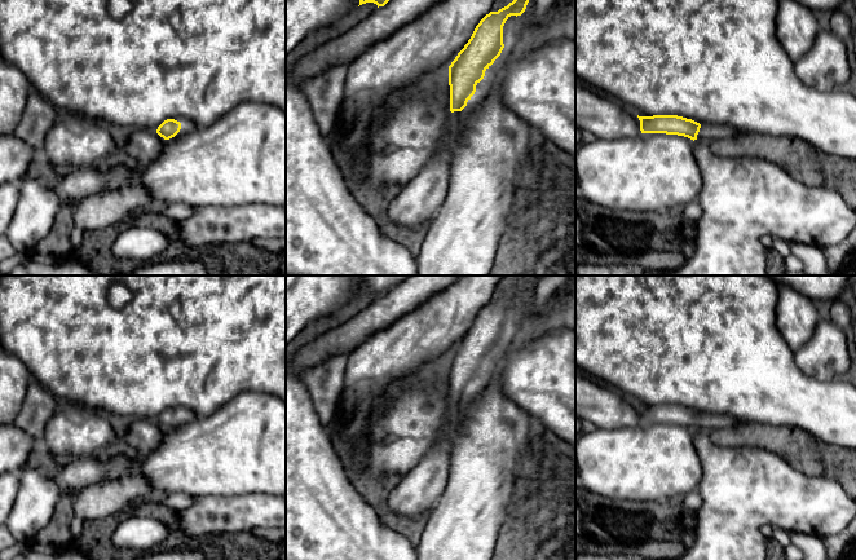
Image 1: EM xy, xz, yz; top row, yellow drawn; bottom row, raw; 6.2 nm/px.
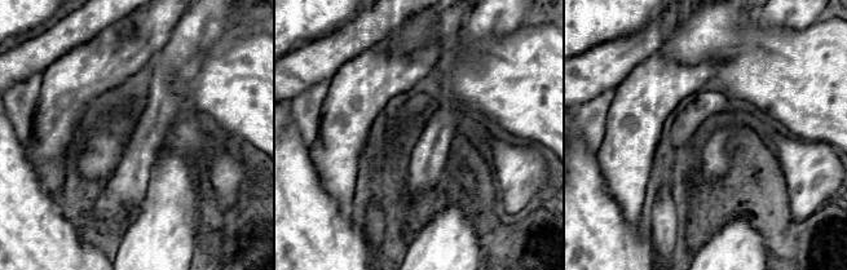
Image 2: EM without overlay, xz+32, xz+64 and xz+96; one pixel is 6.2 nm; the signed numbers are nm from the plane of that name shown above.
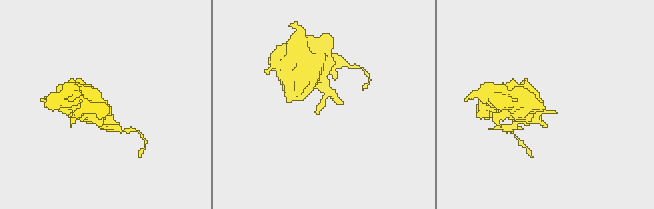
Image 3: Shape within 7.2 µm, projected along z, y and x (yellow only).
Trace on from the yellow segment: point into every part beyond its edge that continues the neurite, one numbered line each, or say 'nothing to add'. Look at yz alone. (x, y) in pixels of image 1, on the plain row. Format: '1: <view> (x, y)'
1: yz (711, 422)

